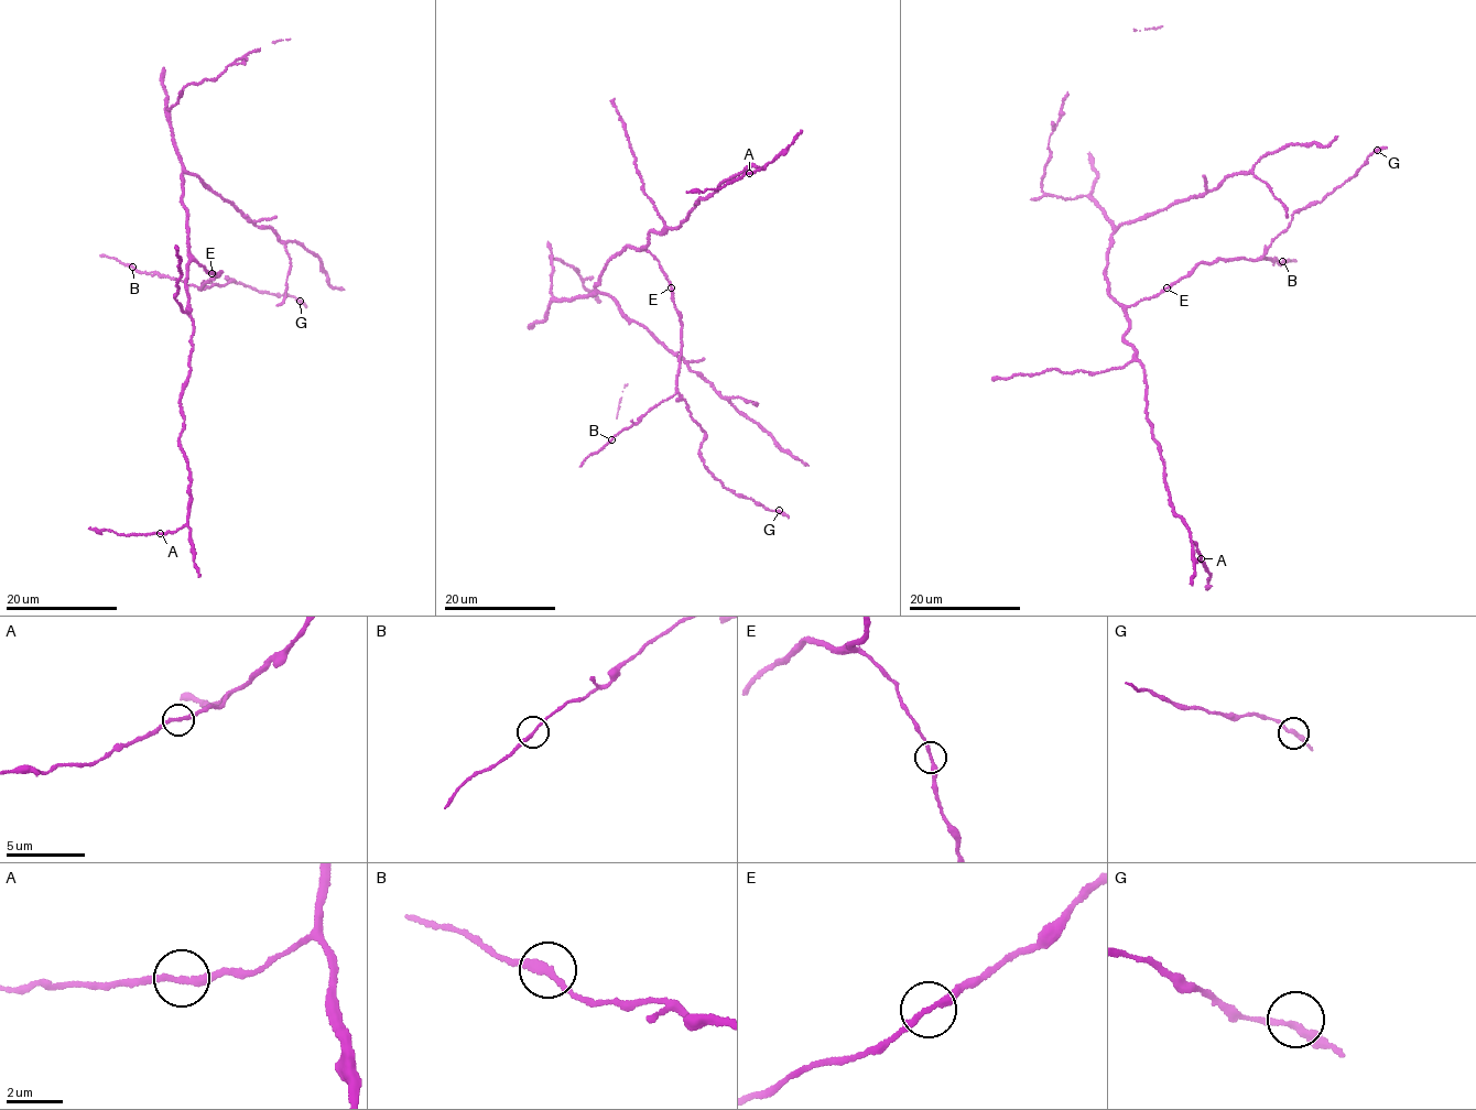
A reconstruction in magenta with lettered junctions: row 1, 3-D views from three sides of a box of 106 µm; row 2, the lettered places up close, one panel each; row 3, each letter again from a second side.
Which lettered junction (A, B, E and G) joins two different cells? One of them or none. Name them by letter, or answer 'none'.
none

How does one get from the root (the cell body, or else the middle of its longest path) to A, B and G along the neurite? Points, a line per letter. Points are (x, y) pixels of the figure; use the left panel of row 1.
A: (188, 240), (193, 350), (182, 390), (180, 448), (190, 471), (188, 511), (184, 525), (160, 533)
B: (188, 240), (191, 253), (205, 271), (212, 274), (220, 272), (201, 290), (151, 272), (143, 272), (132, 265)
G: (188, 240), (191, 253), (205, 271), (212, 274), (220, 272), (201, 290), (232, 280), (227, 279), (300, 301)

